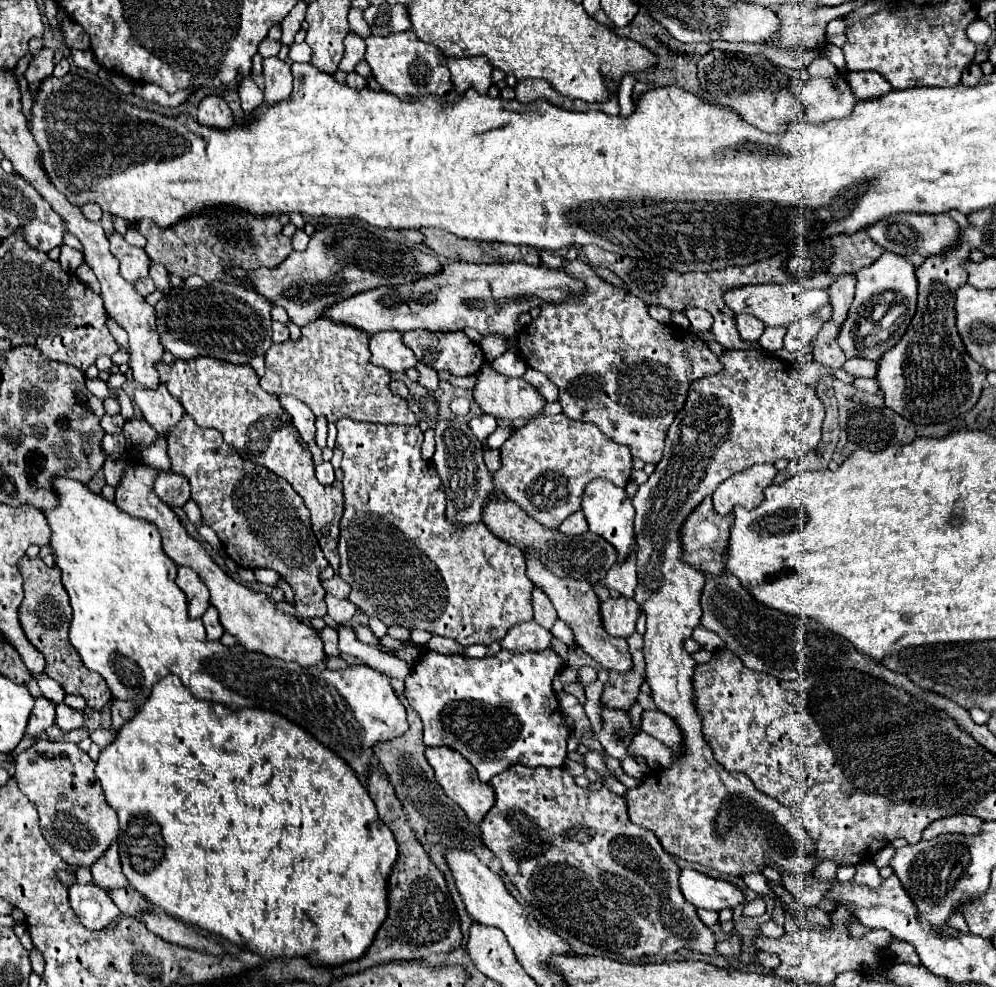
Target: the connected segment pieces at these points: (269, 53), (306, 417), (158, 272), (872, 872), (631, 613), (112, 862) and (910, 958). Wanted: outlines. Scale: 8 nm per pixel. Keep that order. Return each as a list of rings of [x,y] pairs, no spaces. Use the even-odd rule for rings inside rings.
[[[265,38],[258,47],[258,52],[261,56],[266,59],[269,57],[277,56],[282,44],[280,41],[272,41],[268,38]]]
[[[279,396],[279,402],[281,402],[281,406],[291,414],[293,424],[295,424],[295,428],[299,430],[301,438],[303,438],[307,444],[309,444],[309,442],[315,442],[317,428],[315,428],[315,416],[313,416],[311,408],[309,408],[305,402],[301,402],[301,400],[293,398],[293,396]]]
[[[153,262],[153,264],[151,264],[151,270],[149,270],[149,276],[153,278],[153,282],[155,282],[157,290],[161,290],[161,292],[167,292],[167,290],[171,290],[169,272],[167,272],[167,270],[165,270],[161,264]]]
[[[873,864],[857,866],[857,874],[853,878],[853,884],[861,884],[861,886],[867,886],[867,888],[879,888],[881,882],[883,882],[883,878],[879,876],[877,866],[873,866]]]
[[[609,598],[599,606],[603,628],[613,638],[629,638],[635,632],[639,604],[631,598]]]
[[[113,842],[113,844],[103,852],[103,856],[99,856],[99,858],[93,862],[91,872],[93,872],[95,884],[99,884],[101,888],[107,888],[107,890],[121,888],[121,886],[127,886],[127,884],[129,884],[129,882],[125,880],[123,872],[121,872],[117,842]]]
[[[893,938],[891,946],[889,946],[889,954],[895,958],[895,962],[909,962],[909,964],[915,964],[915,966],[921,964],[917,950],[908,942],[897,940],[897,938]]]

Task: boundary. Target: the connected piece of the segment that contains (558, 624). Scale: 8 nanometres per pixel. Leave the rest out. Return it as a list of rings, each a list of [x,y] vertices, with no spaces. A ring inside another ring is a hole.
[[[559,618],[555,620],[555,624],[553,624],[551,632],[553,632],[561,642],[565,642],[565,644],[571,644],[571,642],[573,642],[573,632],[571,632],[571,630],[569,630],[569,626],[567,626],[565,622],[561,622]]]

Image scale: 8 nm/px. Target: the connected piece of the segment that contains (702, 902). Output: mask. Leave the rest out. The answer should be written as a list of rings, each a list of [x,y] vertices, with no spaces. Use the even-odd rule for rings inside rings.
[[[683,868],[679,876],[681,892],[689,904],[695,908],[707,908],[707,910],[723,910],[723,908],[737,908],[745,902],[745,894],[739,886],[711,878],[703,872]]]

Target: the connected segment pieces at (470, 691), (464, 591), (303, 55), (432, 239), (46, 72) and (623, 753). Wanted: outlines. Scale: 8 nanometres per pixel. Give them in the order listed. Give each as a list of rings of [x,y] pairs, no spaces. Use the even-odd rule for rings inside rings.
[[[501,648],[495,656],[487,658],[469,658],[465,654],[437,654],[431,650],[419,656],[419,662],[405,678],[405,696],[423,720],[423,744],[429,748],[447,746],[451,750],[457,750],[475,766],[479,780],[489,782],[495,774],[501,774],[513,764],[561,766],[565,762],[569,730],[563,726],[561,706],[551,688],[553,678],[557,678],[565,668],[565,660],[553,648],[537,652],[511,652],[507,648]]]
[[[341,418],[335,422],[337,424],[337,446],[343,450],[343,462],[341,462],[341,470],[345,472],[343,476],[343,496],[345,496],[345,510],[343,510],[343,518],[341,518],[341,536],[339,536],[339,556],[341,556],[341,570],[339,570],[339,576],[351,586],[351,594],[349,594],[349,600],[357,606],[359,612],[363,612],[367,618],[377,618],[381,620],[385,626],[407,626],[411,630],[427,630],[431,634],[439,634],[439,636],[445,636],[445,638],[453,638],[455,642],[459,642],[461,646],[469,646],[469,644],[493,644],[495,640],[501,640],[507,630],[515,624],[521,624],[521,622],[529,622],[533,620],[533,610],[531,610],[531,590],[533,590],[533,582],[527,578],[525,574],[525,556],[523,552],[517,548],[517,546],[511,546],[511,544],[505,544],[503,540],[497,540],[487,528],[483,522],[475,522],[475,524],[469,524],[469,526],[463,526],[463,524],[455,524],[447,518],[447,506],[445,506],[445,492],[443,492],[443,486],[441,486],[441,480],[437,476],[437,470],[433,468],[433,464],[429,460],[423,460],[421,458],[421,444],[423,444],[423,432],[419,426],[385,426],[385,424],[367,424],[367,422],[357,422],[357,420],[349,420],[349,418]]]
[[[291,44],[291,52],[289,52],[289,60],[291,62],[311,62],[313,50],[309,48],[309,44]]]
[[[425,228],[421,230],[427,238],[427,246],[447,260],[453,262],[473,262],[473,264],[509,264],[509,262],[525,262],[531,266],[539,266],[539,254],[529,246],[513,246],[513,244],[485,244],[467,238],[459,238],[455,234]]]
[[[41,48],[29,62],[29,68],[25,72],[25,78],[31,86],[35,86],[37,82],[41,82],[41,78],[47,78],[53,74],[55,62],[53,62],[55,52],[51,48]]]
[[[601,706],[601,722],[603,728],[599,730],[599,742],[605,746],[605,752],[617,760],[631,756],[629,746],[639,728],[631,724],[629,710]]]

